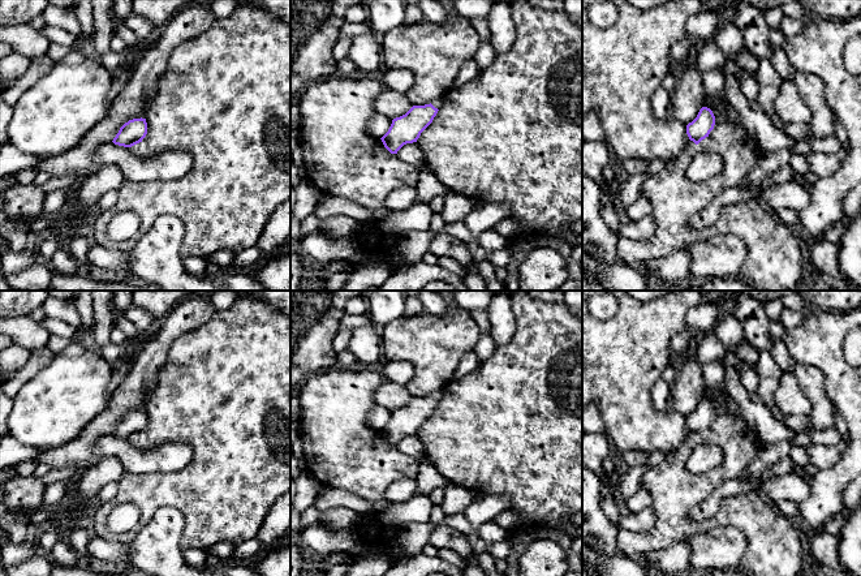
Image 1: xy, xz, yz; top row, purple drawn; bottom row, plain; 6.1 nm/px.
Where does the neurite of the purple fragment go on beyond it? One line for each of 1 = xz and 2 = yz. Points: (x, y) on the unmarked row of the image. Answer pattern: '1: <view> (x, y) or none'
1: xz (437, 395)
2: none

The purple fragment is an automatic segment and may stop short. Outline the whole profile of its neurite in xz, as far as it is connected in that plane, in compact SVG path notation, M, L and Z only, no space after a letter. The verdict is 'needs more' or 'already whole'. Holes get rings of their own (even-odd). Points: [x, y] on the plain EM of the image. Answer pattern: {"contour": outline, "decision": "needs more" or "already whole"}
{"contour": "M438 390L430 396L413 397L405 407L393 410L388 424L380 430L384 439L391 446L397 446L404 437L417 434L421 425L432 414L442 396L443 390Z", "decision": "needs more"}

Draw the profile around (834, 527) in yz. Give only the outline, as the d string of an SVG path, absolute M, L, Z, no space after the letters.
M838 515L825 525L825 530L834 536L839 536L843 526L844 526L844 515Z

